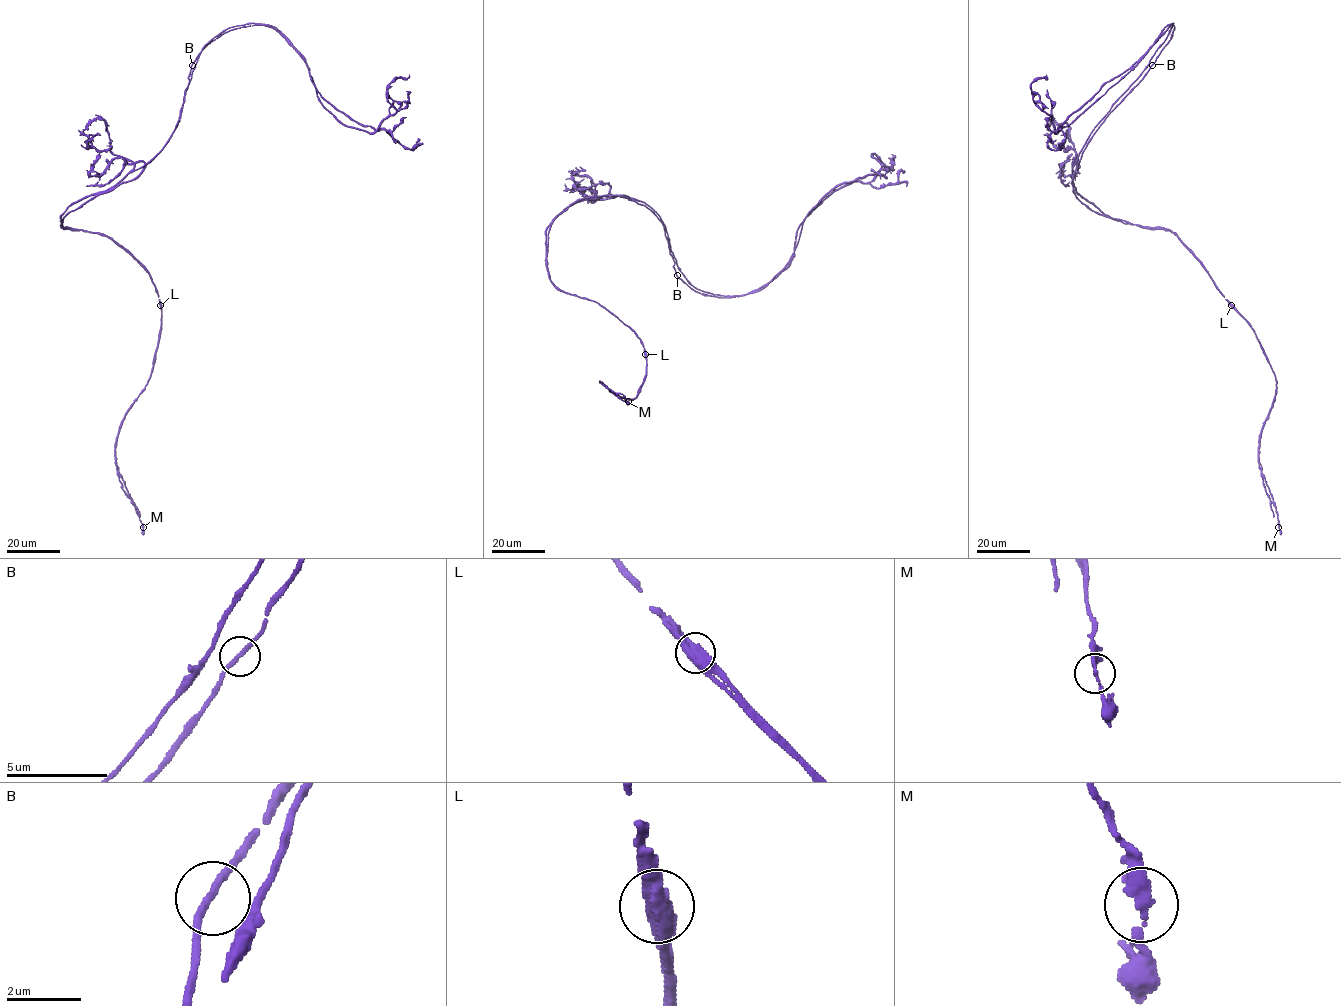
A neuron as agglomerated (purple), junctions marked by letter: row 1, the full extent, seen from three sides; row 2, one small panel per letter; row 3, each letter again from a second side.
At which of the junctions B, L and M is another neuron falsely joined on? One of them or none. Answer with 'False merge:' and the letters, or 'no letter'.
False merge: L

